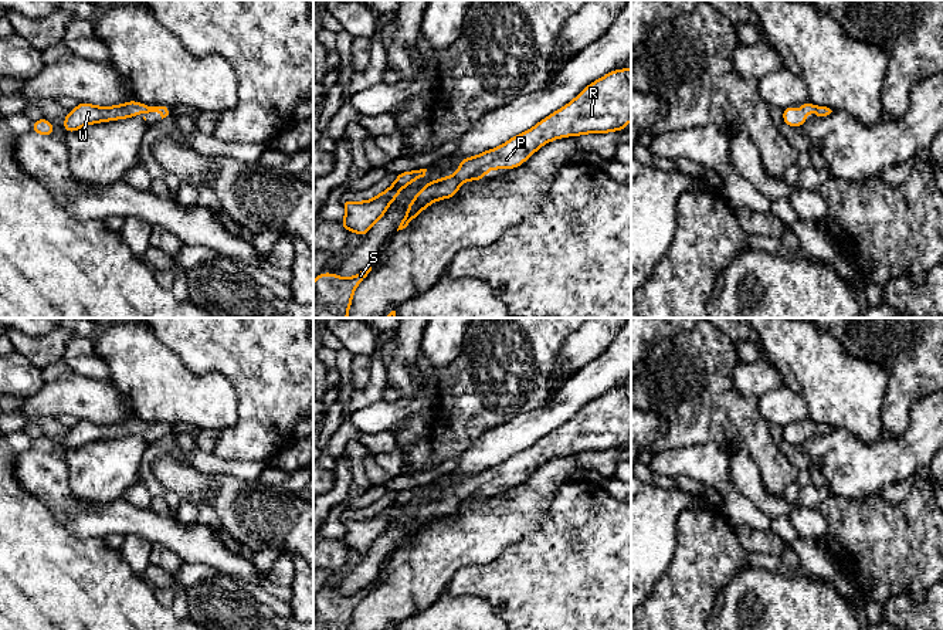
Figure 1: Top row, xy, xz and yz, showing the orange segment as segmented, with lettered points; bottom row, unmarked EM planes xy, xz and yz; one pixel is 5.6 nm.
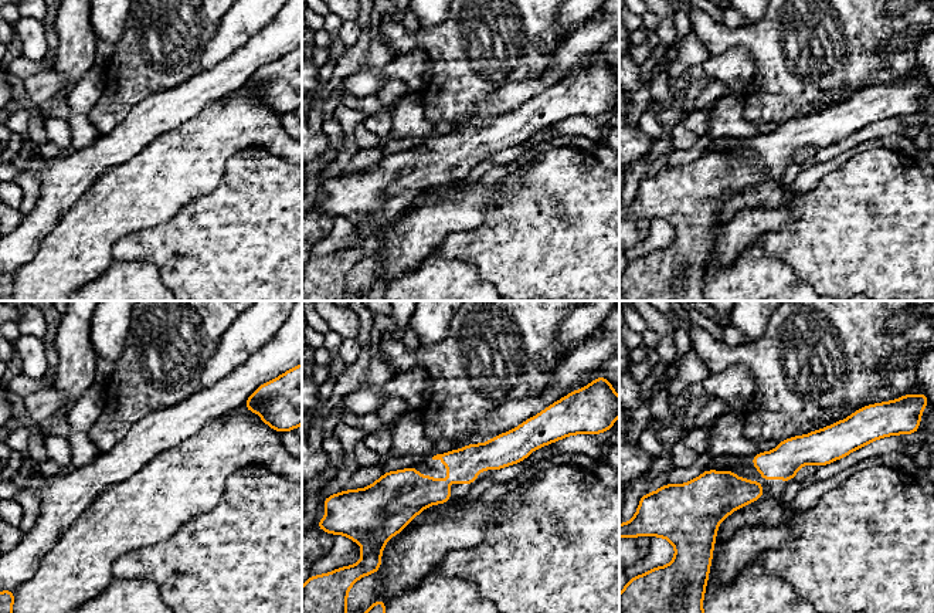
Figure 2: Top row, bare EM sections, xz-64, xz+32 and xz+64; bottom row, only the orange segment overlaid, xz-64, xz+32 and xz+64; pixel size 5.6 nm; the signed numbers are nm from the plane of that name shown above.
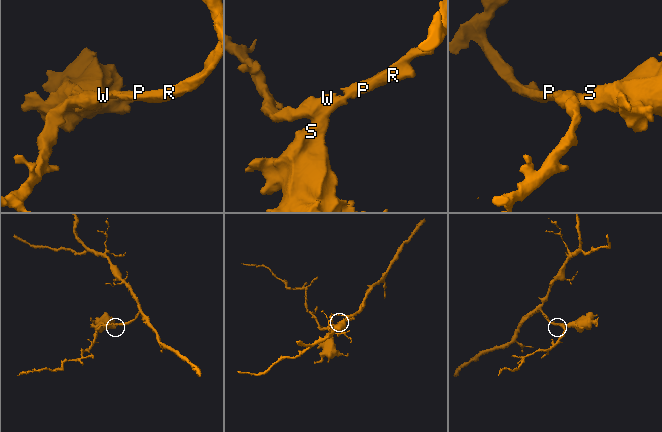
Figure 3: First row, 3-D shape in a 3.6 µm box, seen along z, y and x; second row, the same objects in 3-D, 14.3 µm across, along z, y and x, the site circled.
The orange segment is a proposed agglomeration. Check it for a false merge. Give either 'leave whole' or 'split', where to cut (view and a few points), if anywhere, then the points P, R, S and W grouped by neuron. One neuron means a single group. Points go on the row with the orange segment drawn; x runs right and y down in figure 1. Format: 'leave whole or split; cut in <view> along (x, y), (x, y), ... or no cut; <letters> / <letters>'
leave whole; no cut; P R S W

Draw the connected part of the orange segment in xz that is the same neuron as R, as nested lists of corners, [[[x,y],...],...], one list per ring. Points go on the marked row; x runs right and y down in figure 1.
[[[631,68],[615,70],[603,78],[586,87],[571,102],[557,109],[543,121],[537,122],[532,129],[510,138],[499,148],[482,152],[481,155],[461,159],[459,169],[454,176],[430,182],[423,187],[413,201],[407,206],[407,214],[401,220],[398,230],[403,230],[431,203],[454,197],[458,193],[459,184],[468,180],[482,180],[488,170],[499,167],[515,169],[528,160],[545,143],[564,136],[580,136],[583,133],[607,133],[613,131],[623,131],[631,121]]]

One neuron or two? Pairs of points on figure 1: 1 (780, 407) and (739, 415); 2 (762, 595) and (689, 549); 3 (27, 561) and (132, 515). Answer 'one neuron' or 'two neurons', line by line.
1: two neurons
2: two neurons
3: two neurons

